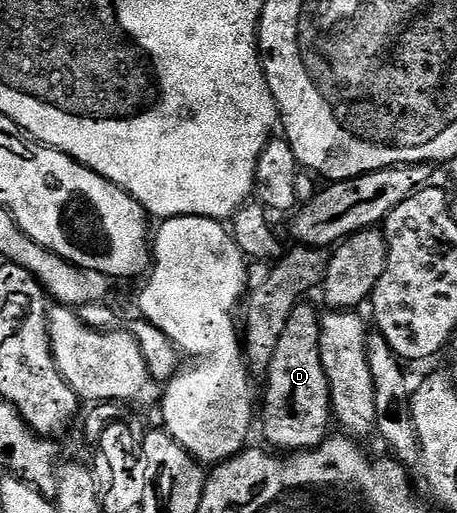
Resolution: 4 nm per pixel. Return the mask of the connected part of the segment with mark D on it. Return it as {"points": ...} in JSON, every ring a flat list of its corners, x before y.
{"points":[[309,303,294,307,286,328,274,347,274,359,266,370,268,382,262,385,262,417,264,437,273,450,291,455,306,449,316,449,329,436,328,424,333,424,332,396,322,367,320,354,321,314]]}

